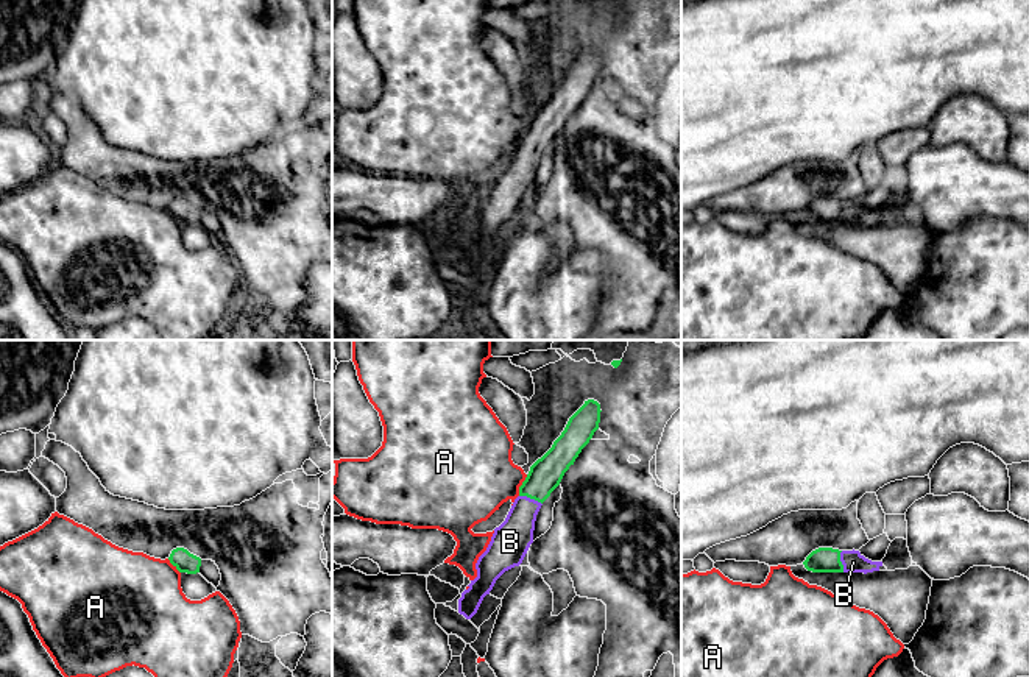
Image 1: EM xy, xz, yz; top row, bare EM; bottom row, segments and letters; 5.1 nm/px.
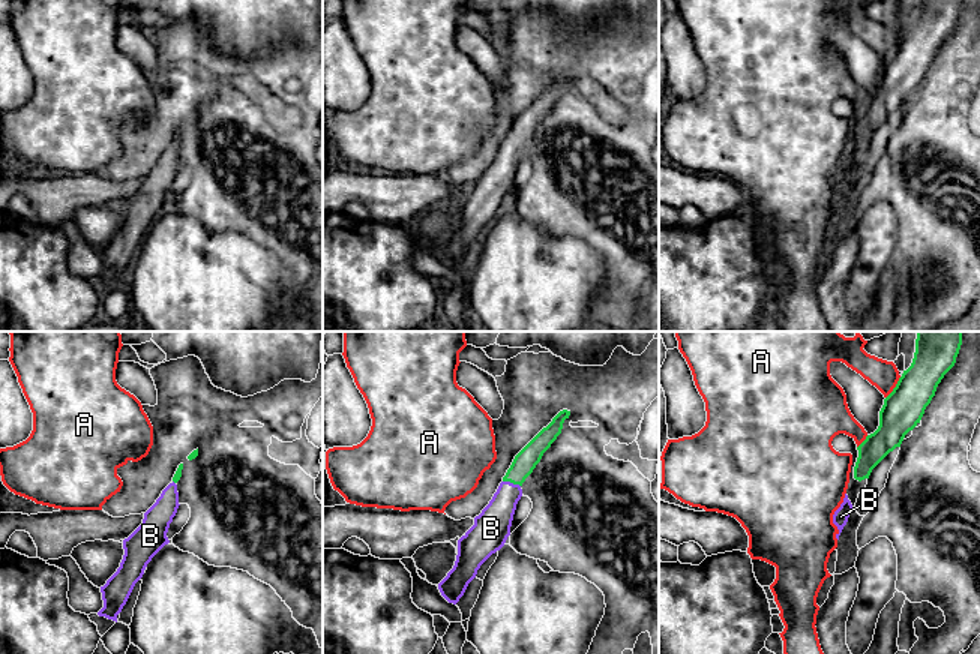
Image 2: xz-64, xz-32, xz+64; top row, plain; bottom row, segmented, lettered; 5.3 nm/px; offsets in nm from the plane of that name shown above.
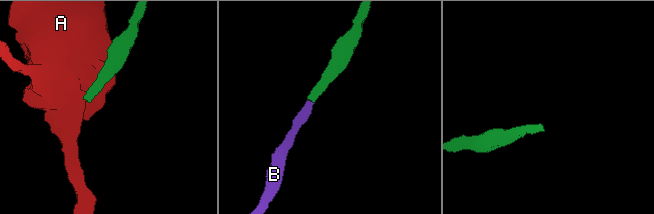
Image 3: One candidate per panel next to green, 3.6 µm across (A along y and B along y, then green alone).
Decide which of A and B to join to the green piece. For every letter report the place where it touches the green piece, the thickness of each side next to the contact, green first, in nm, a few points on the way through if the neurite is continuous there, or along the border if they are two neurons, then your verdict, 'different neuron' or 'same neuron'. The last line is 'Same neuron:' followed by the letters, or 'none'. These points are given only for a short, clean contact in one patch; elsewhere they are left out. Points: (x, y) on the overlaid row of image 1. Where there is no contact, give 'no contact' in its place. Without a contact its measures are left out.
A: meets green in xz at (521, 485); 170 nm thick on the green side, 420 nm on the other; different neuron
B: meets green in xz at (530, 498); 170 nm thick on the green side, 200 nm on the other; runs through xz (546, 473), (530, 498), (510, 542); same neuron
Same neuron: B

